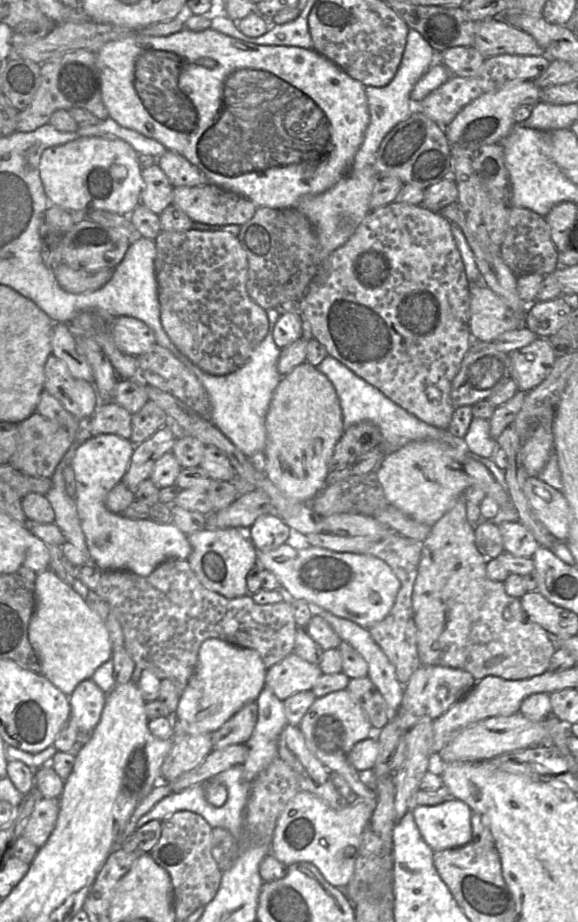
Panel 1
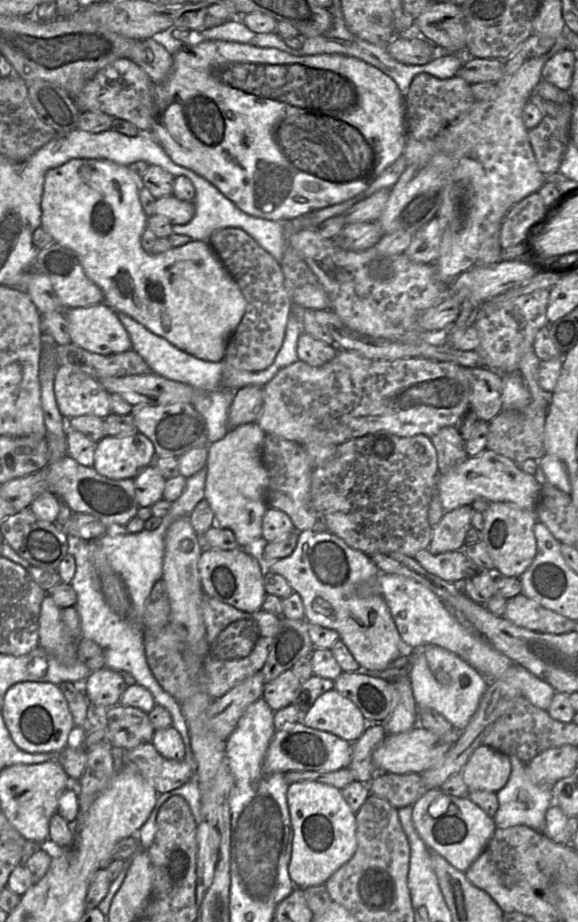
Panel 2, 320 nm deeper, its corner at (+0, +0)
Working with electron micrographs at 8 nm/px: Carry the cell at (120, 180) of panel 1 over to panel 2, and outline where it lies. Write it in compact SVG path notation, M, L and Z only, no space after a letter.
M71 159L63 165L49 169L45 173L43 194L41 199L41 227L53 238L53 241L71 249L79 258L87 277L100 287L104 294L104 302L115 312L123 312L142 324L152 333L163 337L180 350L209 362L219 362L224 359L228 342L239 325L246 308L245 297L235 279L225 268L223 262L213 250L208 241L192 240L185 245L153 255L147 253L141 245L141 236L147 228L148 216L139 200L140 181L129 168L106 159Z

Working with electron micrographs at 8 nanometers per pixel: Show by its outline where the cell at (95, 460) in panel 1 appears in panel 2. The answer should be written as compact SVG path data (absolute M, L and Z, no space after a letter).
M139 431L105 436L97 442L93 468L113 480L135 479L155 457L153 443Z

